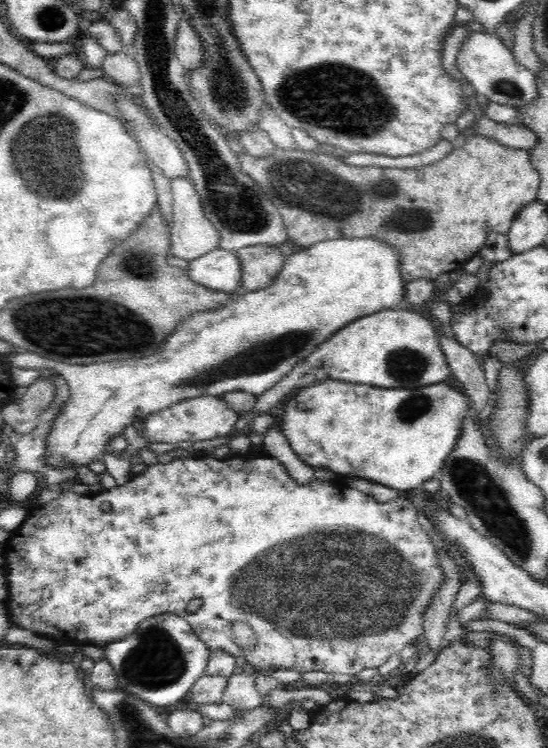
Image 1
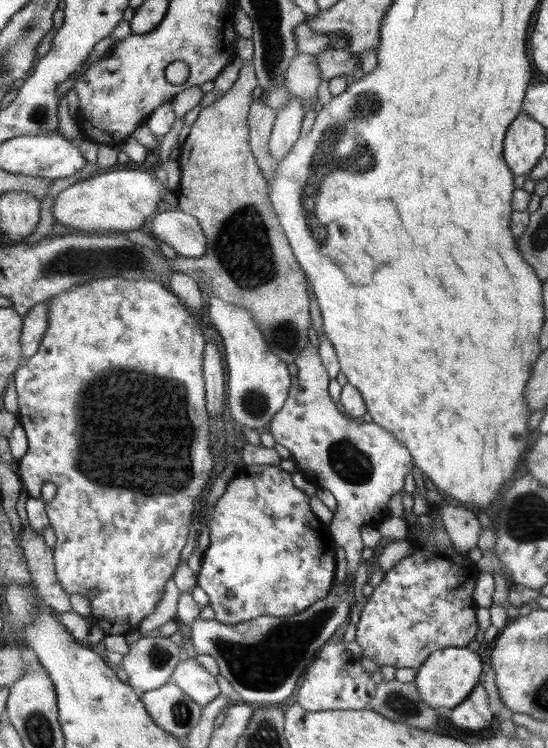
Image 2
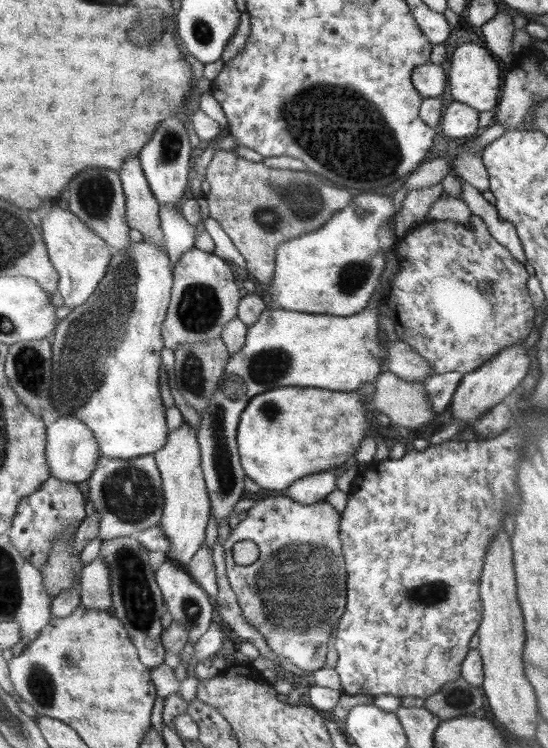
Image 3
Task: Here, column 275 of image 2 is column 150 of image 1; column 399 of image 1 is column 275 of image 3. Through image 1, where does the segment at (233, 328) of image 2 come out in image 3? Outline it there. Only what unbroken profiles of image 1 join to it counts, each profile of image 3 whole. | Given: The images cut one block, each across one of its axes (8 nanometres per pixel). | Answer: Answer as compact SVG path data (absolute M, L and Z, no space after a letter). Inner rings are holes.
M360 194L350 206L334 213L320 230L294 237L290 242L282 242L276 250L276 269L272 280L268 283L268 294L273 304L284 310L305 312L308 314L326 314L332 316L352 316L368 306L373 292L380 284L384 272L384 254L395 247L396 236L390 228L396 211L392 198L378 194Z

